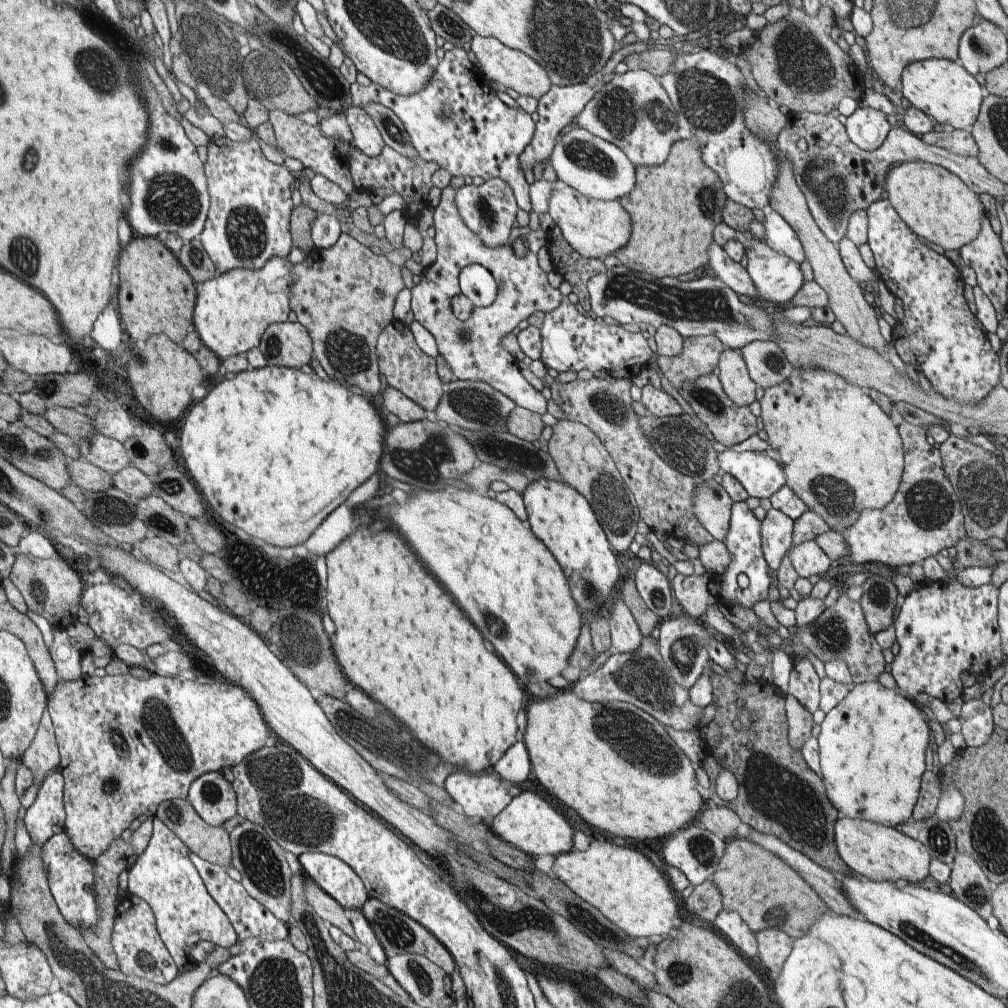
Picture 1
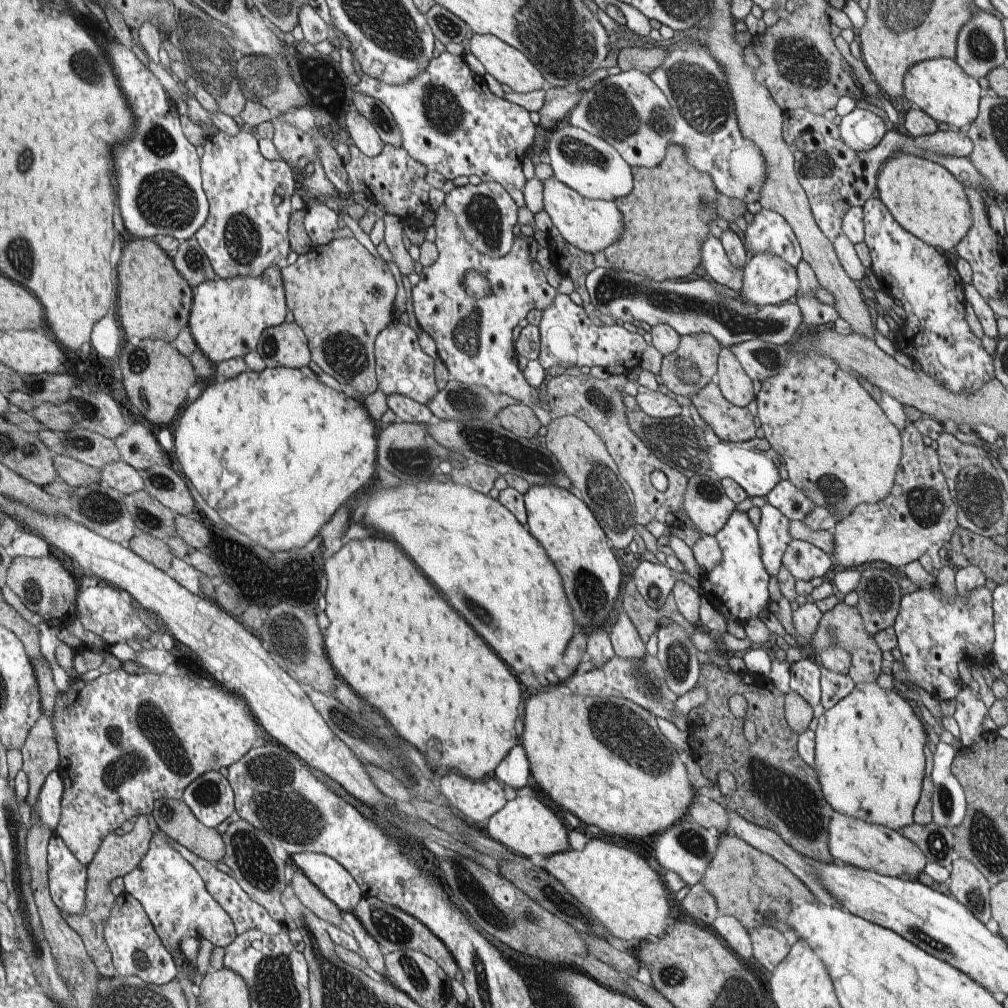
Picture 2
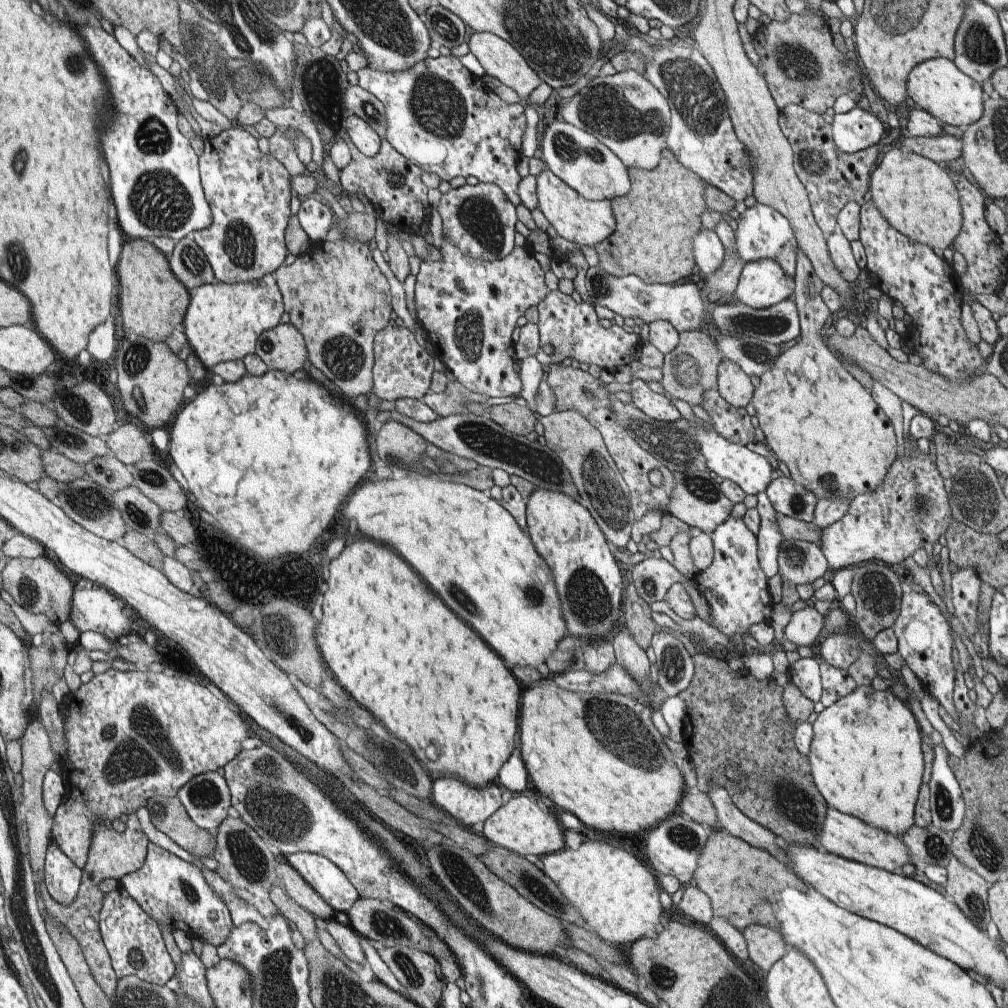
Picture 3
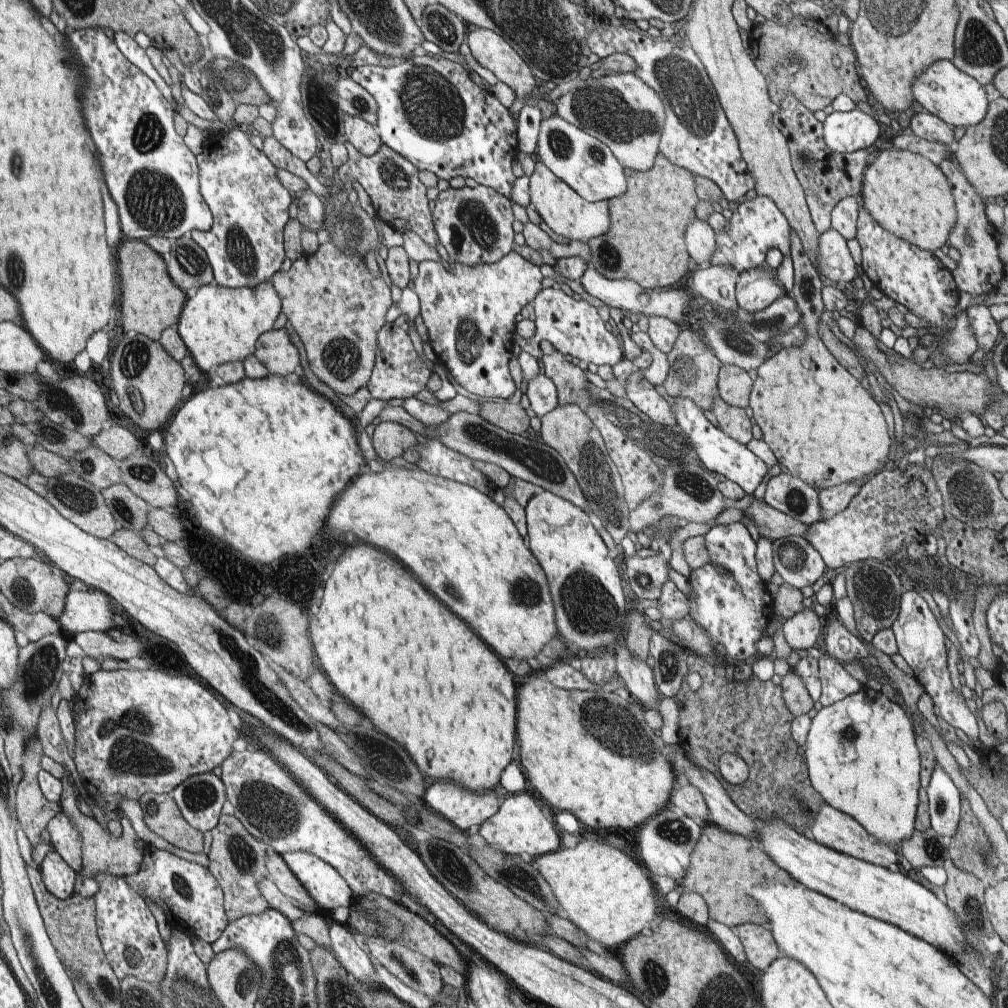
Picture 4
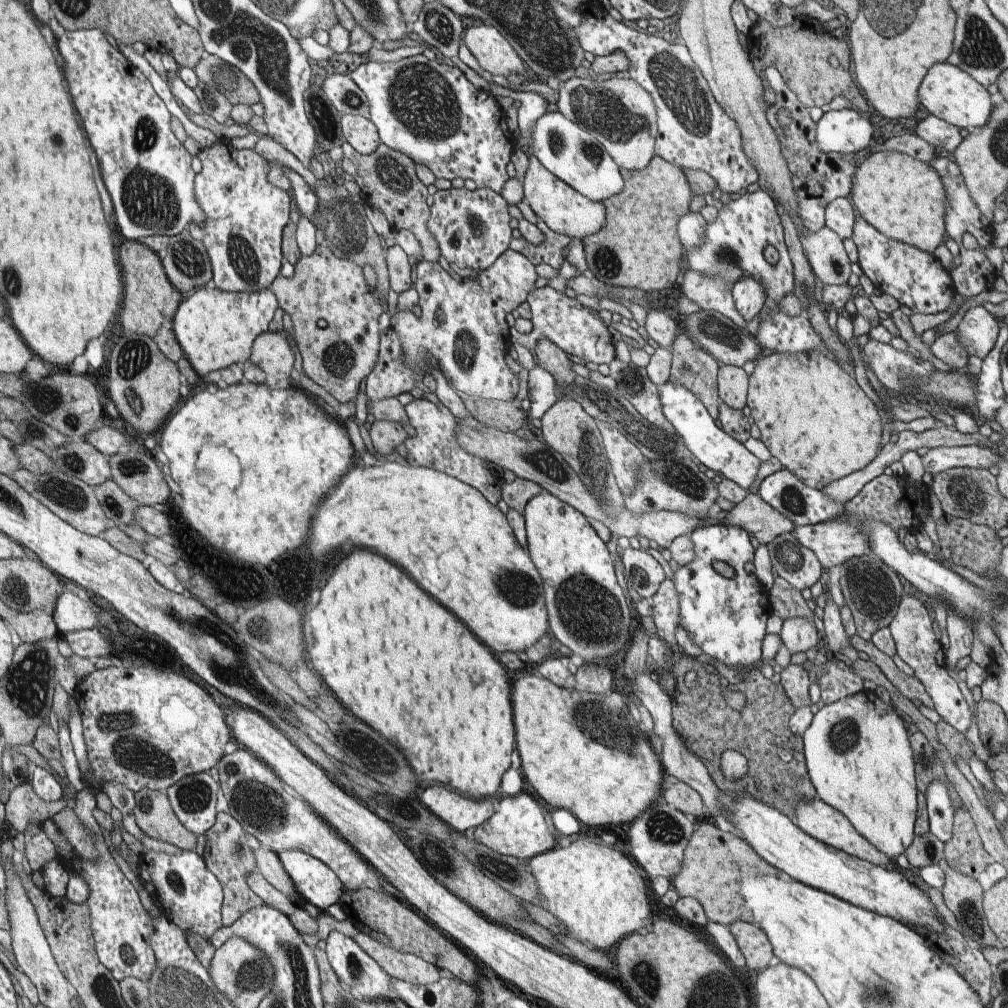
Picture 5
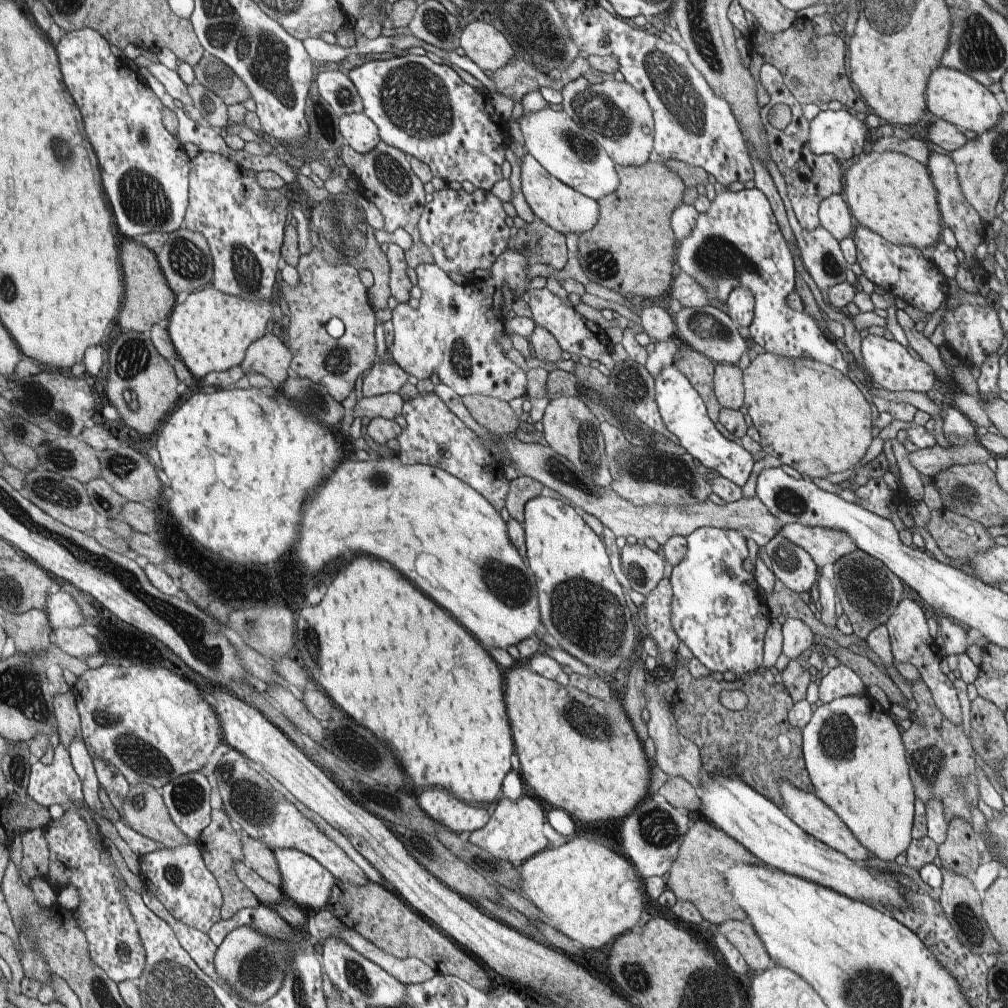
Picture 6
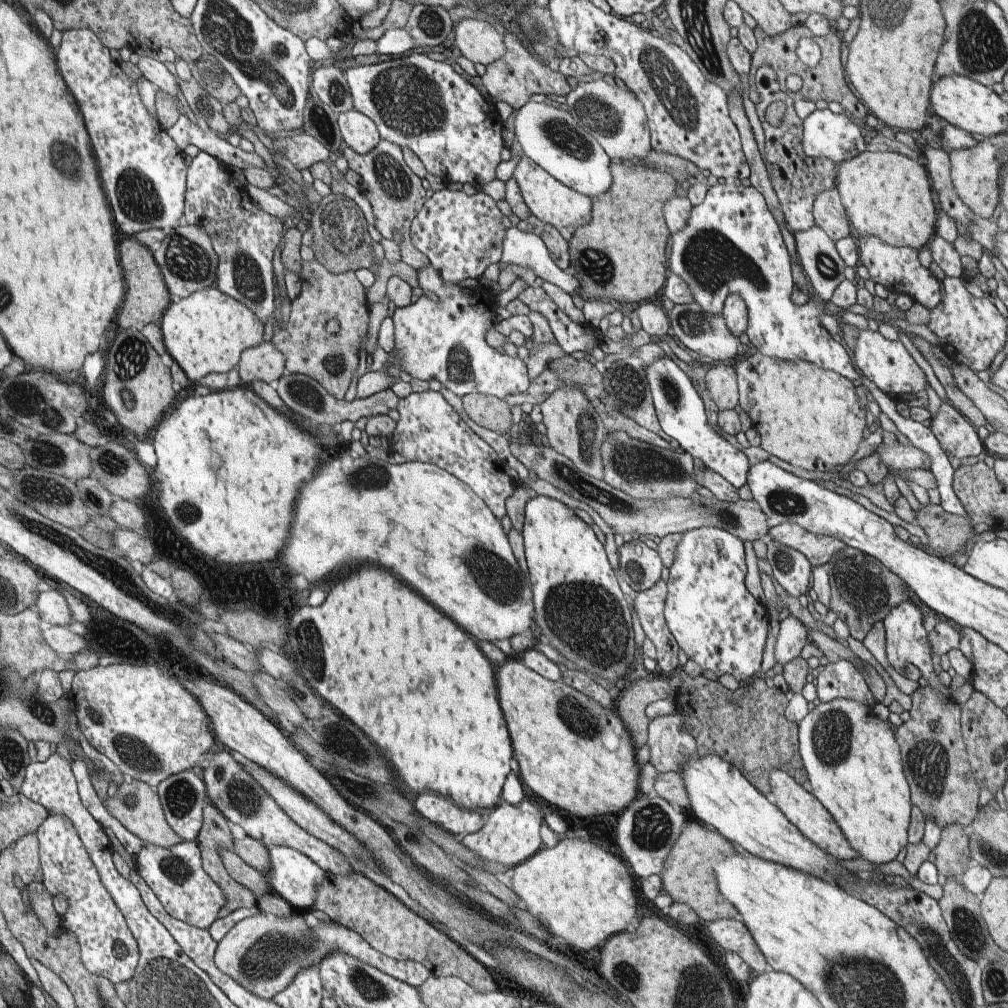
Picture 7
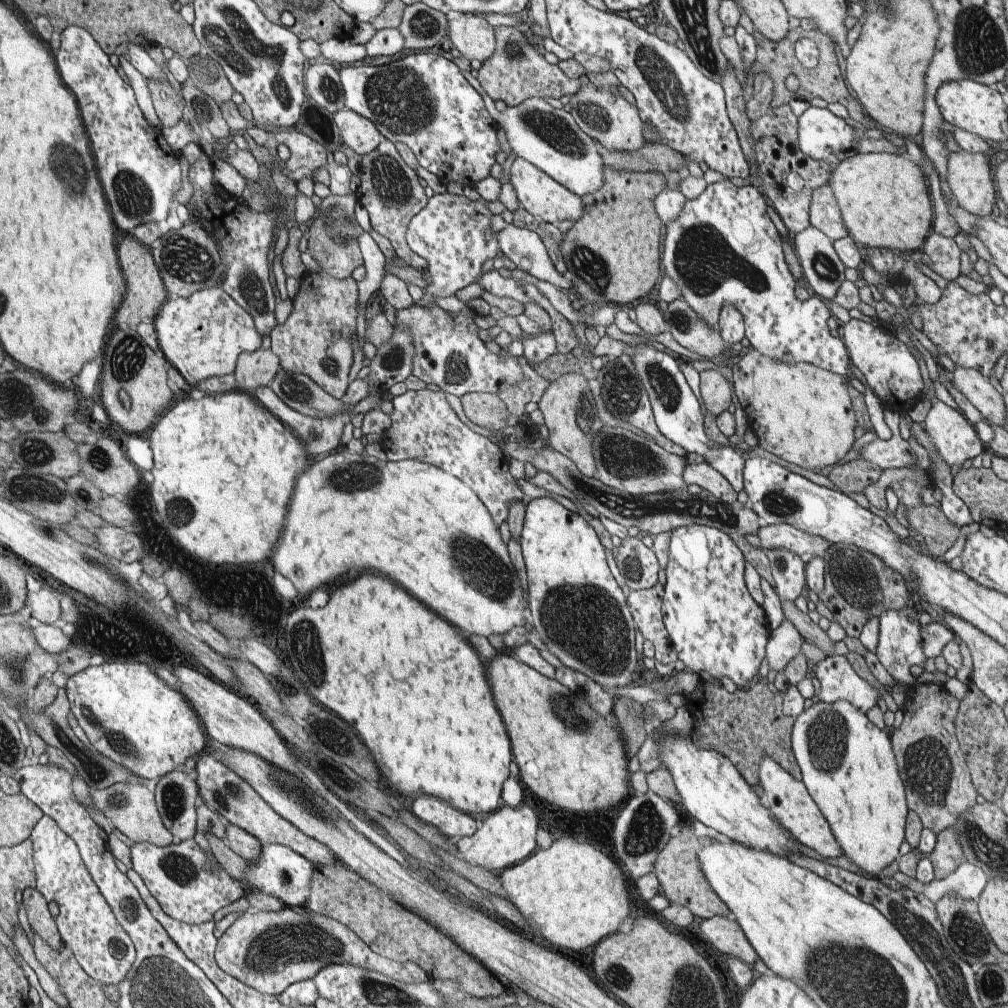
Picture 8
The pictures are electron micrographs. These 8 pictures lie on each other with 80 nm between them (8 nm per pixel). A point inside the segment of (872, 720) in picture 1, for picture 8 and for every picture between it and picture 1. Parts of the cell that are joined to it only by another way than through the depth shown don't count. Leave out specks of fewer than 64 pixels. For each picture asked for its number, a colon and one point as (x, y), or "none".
2: (869, 748)
3: (865, 756)
4: (862, 758)
5: (858, 755)
6: (855, 757)
7: (853, 760)
8: (847, 763)

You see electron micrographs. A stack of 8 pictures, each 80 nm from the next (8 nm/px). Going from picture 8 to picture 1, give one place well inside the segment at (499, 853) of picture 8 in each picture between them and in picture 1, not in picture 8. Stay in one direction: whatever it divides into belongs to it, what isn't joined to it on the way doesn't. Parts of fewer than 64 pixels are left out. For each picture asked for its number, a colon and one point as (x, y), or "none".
1: (530, 823)
2: (525, 825)
3: (521, 826)
4: (519, 826)
5: (518, 828)
6: (514, 833)
7: (511, 835)

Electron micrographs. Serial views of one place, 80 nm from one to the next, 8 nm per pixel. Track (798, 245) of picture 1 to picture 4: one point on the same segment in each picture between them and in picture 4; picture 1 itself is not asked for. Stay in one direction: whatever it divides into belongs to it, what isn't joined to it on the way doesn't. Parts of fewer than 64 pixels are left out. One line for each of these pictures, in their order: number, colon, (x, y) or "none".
2: (769, 232)
3: (763, 233)
4: (757, 225)

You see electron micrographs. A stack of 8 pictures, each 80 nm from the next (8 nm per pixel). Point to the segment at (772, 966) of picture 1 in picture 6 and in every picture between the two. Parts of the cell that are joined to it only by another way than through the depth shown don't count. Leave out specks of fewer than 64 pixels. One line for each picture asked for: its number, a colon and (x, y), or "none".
2: (770, 946)
3: (765, 945)
4: (762, 950)
5: (754, 944)
6: (741, 934)

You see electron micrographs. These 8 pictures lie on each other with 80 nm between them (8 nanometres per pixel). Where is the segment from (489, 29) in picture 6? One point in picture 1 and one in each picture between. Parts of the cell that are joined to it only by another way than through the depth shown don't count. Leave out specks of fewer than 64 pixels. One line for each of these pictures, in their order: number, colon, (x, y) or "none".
1: (514, 69)
2: (509, 66)
3: (500, 59)
4: (492, 51)
5: (494, 53)

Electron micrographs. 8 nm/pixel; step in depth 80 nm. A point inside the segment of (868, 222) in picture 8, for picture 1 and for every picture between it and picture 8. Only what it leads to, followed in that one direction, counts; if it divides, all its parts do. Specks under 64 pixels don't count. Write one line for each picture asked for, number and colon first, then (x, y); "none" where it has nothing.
1: (935, 204)
2: (928, 201)
3: (918, 197)
4: (908, 195)
5: (904, 198)
6: (890, 193)
7: (888, 195)

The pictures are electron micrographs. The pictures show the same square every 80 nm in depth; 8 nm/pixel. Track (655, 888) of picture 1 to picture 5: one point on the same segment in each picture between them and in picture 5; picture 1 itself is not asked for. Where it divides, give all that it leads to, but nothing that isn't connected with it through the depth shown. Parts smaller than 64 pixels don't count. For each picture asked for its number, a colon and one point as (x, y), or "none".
2: (628, 896)
3: (618, 896)
4: (604, 892)
5: (599, 896)

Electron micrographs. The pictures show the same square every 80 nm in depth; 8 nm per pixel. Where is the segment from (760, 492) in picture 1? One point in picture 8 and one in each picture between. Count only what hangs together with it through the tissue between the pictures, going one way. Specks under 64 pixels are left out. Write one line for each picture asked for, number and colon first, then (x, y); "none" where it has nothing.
2: (757, 474)
3: (753, 473)
4: (725, 456)
5: (722, 456)
6: (684, 413)
7: (681, 412)
8: (678, 414)

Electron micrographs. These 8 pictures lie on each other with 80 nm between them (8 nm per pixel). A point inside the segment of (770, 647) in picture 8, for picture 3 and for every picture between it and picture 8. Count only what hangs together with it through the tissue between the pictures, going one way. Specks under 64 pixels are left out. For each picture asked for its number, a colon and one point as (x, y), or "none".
3: (805, 625)
4: (801, 631)
5: (799, 634)
6: (797, 636)
7: (793, 635)

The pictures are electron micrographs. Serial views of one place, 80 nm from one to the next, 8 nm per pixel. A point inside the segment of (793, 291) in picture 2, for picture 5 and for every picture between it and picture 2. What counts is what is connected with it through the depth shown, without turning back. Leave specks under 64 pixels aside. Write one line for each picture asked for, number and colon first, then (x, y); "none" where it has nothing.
3: (762, 283)
4: (757, 288)
5: (750, 296)

